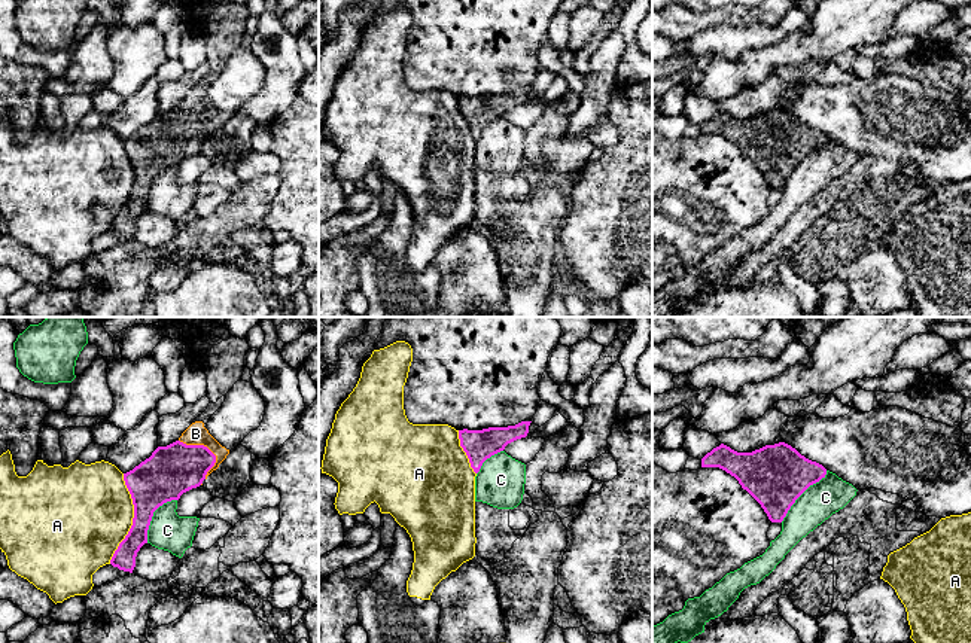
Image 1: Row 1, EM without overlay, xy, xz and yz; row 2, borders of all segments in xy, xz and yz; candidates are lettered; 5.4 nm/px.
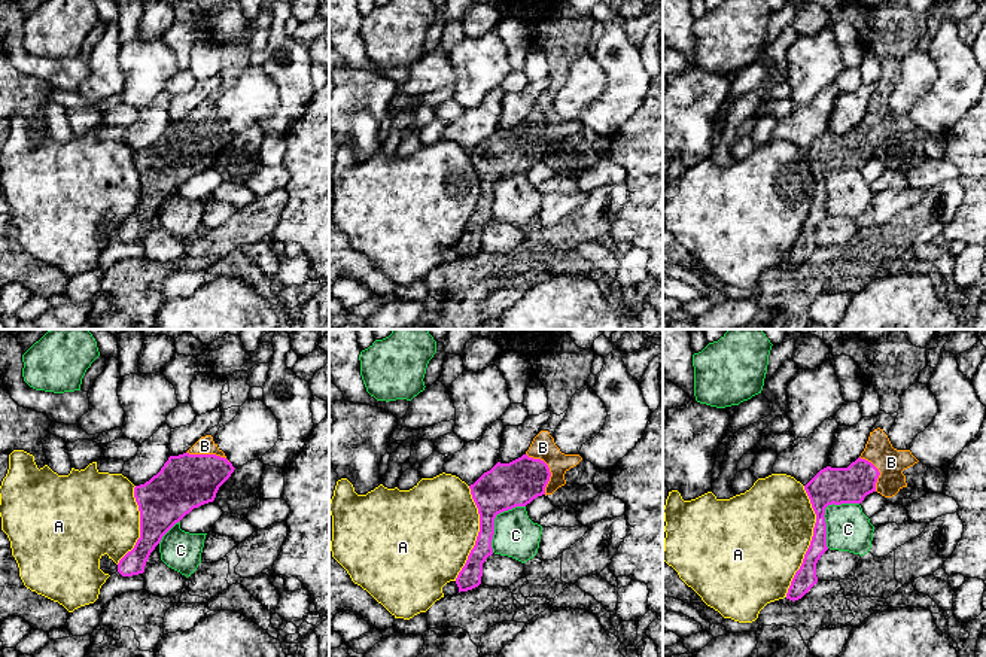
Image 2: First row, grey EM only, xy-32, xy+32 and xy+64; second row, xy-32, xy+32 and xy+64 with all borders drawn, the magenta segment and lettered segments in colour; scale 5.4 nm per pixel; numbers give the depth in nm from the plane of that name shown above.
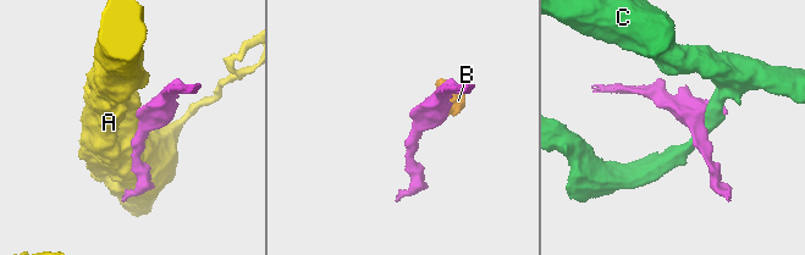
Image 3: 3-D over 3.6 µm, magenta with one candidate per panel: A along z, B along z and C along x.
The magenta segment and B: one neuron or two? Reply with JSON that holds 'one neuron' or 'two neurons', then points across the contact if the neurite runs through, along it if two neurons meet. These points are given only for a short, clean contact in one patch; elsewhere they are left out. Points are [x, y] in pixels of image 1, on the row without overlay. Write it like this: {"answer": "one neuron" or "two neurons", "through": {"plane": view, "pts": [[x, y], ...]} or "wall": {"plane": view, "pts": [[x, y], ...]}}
{"answer": "one neuron"}

